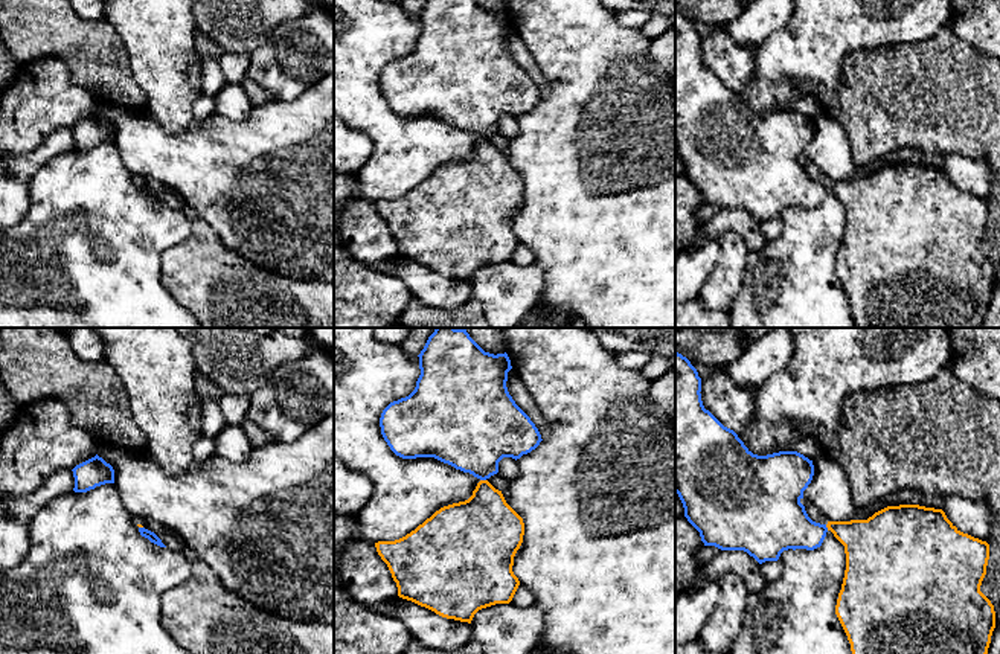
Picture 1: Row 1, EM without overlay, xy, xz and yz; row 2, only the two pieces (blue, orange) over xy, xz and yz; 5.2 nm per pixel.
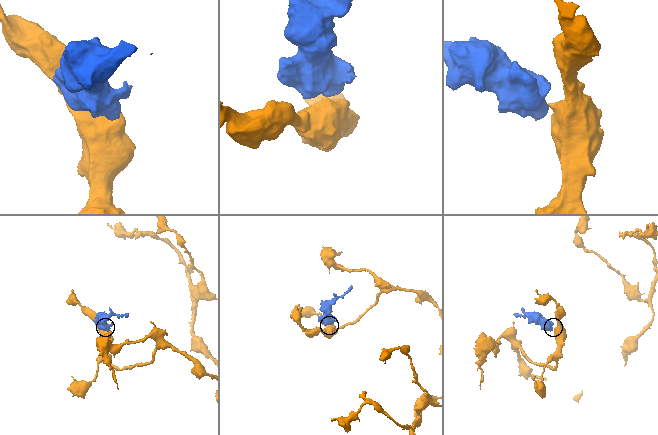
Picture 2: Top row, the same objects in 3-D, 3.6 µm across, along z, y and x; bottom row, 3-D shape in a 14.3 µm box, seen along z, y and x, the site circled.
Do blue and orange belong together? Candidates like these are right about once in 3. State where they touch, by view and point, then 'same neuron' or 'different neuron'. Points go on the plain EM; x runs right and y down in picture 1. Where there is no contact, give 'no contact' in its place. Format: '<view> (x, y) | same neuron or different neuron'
xz (483, 137) | different neuron

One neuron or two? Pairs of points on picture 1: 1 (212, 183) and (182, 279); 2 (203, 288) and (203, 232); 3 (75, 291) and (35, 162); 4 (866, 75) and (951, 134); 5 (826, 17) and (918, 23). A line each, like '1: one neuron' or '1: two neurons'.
1: two neurons
2: one neuron
3: two neurons
4: one neuron
5: one neuron

